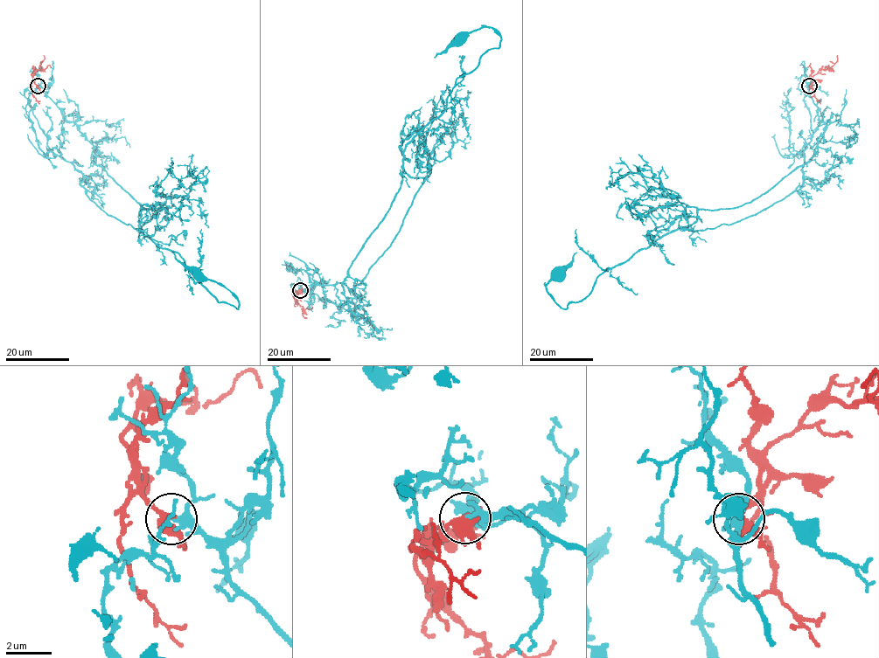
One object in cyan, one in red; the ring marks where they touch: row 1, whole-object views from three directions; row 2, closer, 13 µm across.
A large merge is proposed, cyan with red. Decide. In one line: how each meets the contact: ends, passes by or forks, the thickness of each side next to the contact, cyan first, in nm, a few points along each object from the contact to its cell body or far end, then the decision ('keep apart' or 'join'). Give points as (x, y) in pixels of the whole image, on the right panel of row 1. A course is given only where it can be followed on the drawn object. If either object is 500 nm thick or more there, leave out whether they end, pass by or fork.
cyan forks there; red forks there; 200 nm thick on the cyan side, 320 nm on the other; cyan runs (809, 86), (825, 130), (805, 164), (749, 203), (698, 210), (566, 308), (546, 287), (560, 273); red runs (809, 86), (816, 73), (835, 62), (837, 55); join

